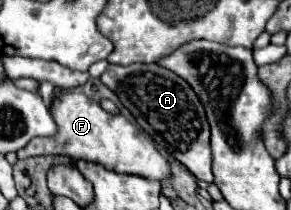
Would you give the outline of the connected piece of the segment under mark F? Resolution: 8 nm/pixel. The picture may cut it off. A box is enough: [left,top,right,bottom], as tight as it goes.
[18,91,170,181]

